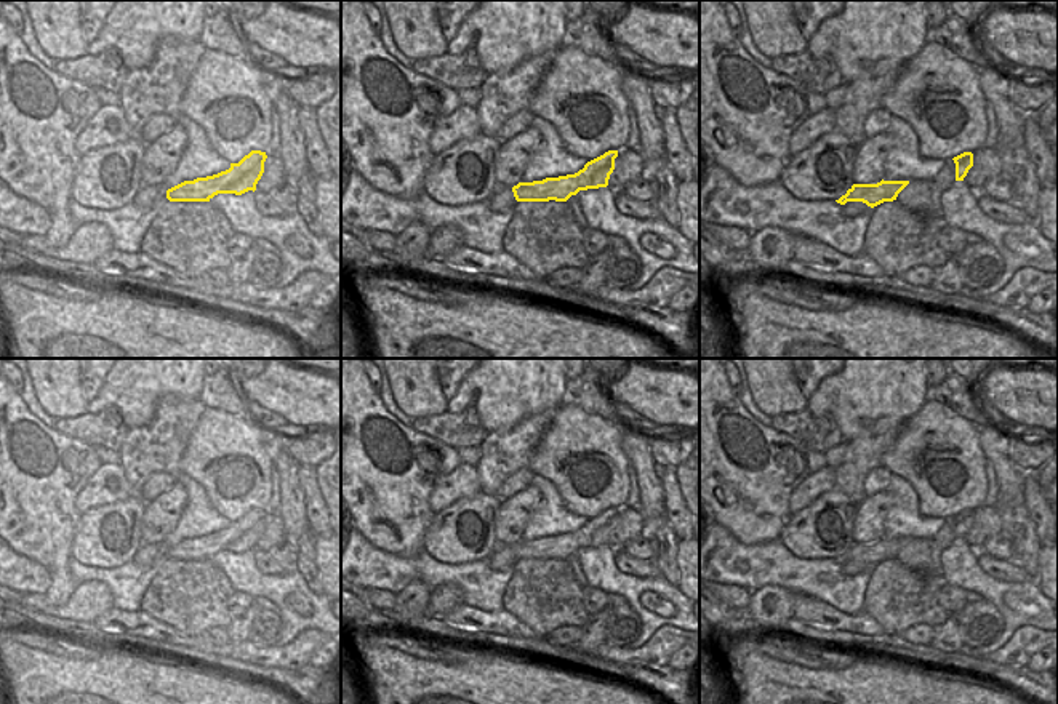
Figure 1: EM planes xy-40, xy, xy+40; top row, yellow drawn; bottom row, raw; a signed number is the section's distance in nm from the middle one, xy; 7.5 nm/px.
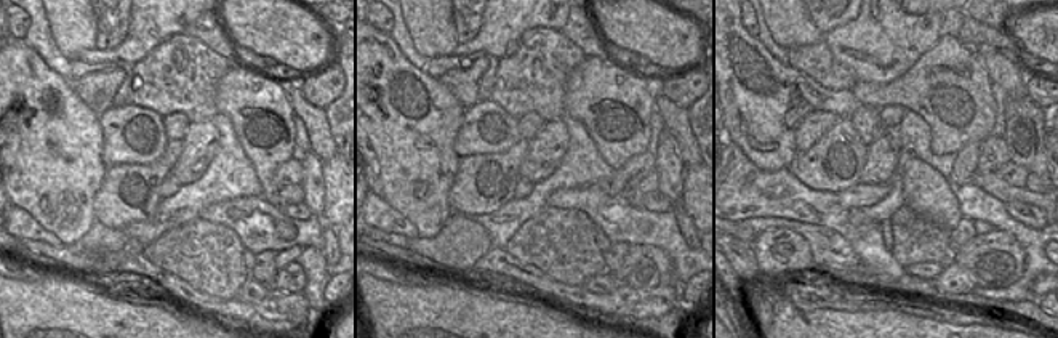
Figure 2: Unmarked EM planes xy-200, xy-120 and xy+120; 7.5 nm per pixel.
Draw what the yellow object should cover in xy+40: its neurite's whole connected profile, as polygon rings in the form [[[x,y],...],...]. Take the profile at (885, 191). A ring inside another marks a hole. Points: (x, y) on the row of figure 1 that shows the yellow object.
[[[880,181],[877,184],[853,184],[845,195],[836,200],[840,205],[847,202],[863,202],[874,208],[884,202],[896,200],[898,194],[909,184],[909,181]]]

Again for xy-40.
[[[251,150],[238,163],[213,176],[184,181],[166,190],[170,202],[210,202],[218,194],[242,195],[256,190],[256,184],[264,173],[267,155],[261,150]]]

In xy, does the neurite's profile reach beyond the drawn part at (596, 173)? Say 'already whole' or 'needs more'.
already whole

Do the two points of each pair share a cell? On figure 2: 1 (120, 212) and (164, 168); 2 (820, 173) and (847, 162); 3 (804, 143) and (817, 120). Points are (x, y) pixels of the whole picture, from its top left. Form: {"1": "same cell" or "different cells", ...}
{"1": "same cell", "2": "same cell", "3": "same cell"}

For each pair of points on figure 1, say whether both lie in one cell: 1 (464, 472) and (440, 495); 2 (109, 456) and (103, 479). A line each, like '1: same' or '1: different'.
1: same
2: different

